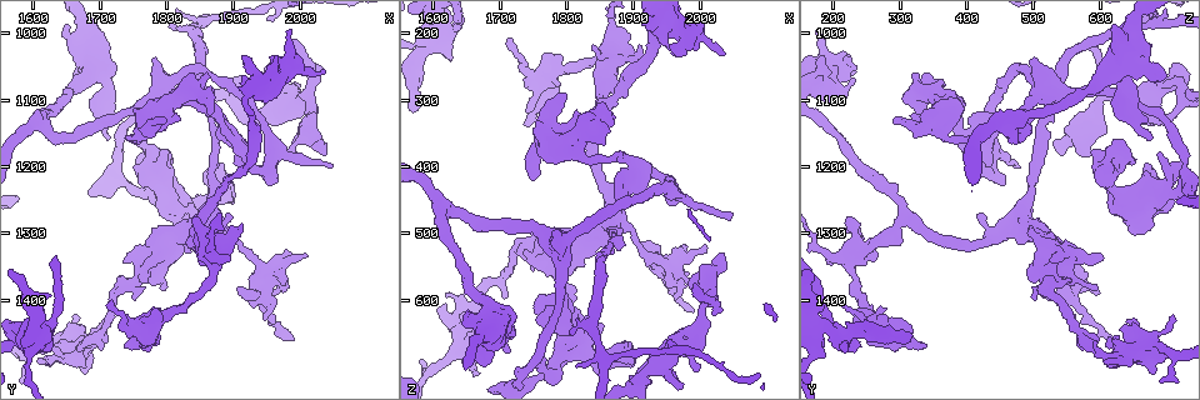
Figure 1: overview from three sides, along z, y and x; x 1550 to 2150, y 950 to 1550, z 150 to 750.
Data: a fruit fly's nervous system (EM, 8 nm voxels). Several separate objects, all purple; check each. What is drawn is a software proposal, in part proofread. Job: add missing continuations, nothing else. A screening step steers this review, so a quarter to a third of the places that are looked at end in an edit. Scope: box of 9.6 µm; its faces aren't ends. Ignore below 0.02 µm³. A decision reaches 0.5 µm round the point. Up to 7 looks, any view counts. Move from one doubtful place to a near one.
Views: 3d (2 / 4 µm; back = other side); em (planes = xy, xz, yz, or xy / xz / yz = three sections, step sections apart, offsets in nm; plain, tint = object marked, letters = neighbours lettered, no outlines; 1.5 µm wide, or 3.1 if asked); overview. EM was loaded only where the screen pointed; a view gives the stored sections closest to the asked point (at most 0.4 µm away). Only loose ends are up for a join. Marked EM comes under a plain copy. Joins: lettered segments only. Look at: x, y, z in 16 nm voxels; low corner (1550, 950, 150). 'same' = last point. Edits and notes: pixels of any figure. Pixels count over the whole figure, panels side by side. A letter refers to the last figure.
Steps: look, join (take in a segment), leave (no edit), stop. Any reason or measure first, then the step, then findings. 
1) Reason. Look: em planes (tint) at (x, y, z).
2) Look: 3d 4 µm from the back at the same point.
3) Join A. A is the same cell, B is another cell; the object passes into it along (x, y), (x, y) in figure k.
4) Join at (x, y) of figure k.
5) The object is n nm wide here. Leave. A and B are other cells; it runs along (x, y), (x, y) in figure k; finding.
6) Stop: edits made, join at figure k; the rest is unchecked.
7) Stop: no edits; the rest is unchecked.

An open end. Look: em planes (tint) at (1905, 1380, 515).

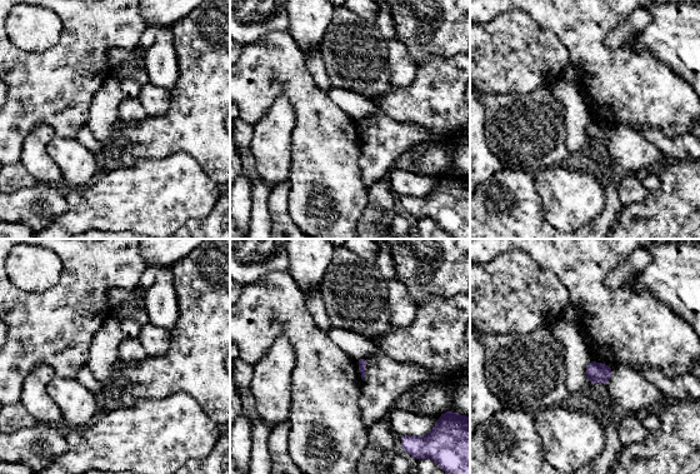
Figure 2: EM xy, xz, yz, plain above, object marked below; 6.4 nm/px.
See the neighbours. Look: em planes (letters) at the same point.

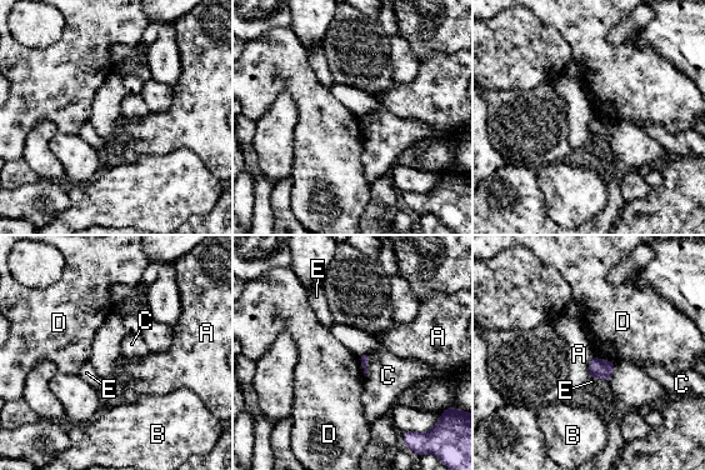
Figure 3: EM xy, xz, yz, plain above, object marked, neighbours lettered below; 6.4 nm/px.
The longest contact is with C, 160 nm. Leave. A, B, C, D and E are other cells; no lettered segment goes on from it.

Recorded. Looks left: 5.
Free end. Look: em planes (letters) at (1625, 1475, 235).

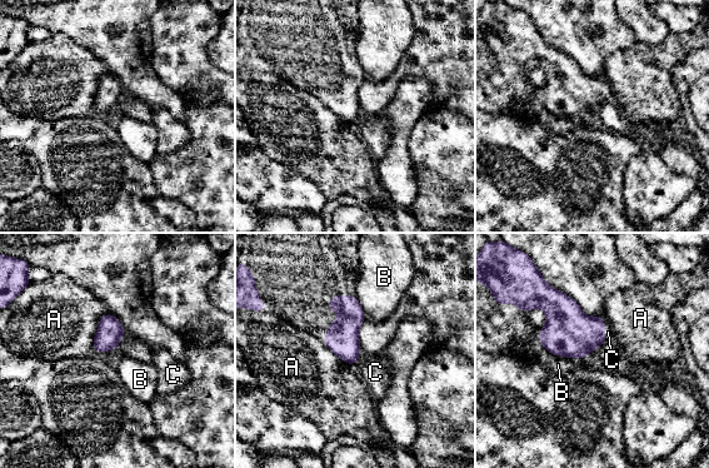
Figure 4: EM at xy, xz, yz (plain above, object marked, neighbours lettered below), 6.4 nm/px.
The object is 170 nm wide here. Join C. C is the same cell, A and B are other cells; the object passes into it along (568, 332), (604, 332), (608, 332) in figure 4; it goes on there.

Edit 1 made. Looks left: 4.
Look: overview.

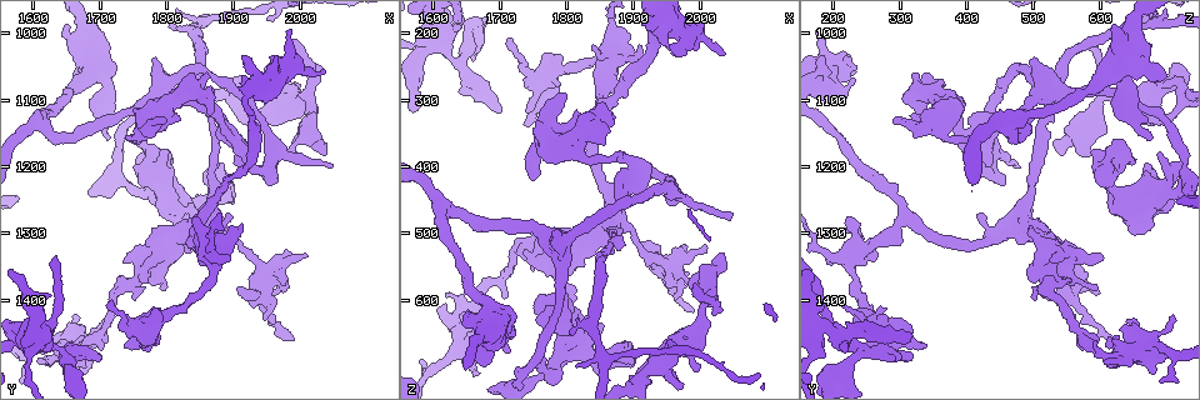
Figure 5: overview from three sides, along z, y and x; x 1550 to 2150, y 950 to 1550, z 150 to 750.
An open end. Look: em xy step 4 (tint) at (2035, 1055, 235).

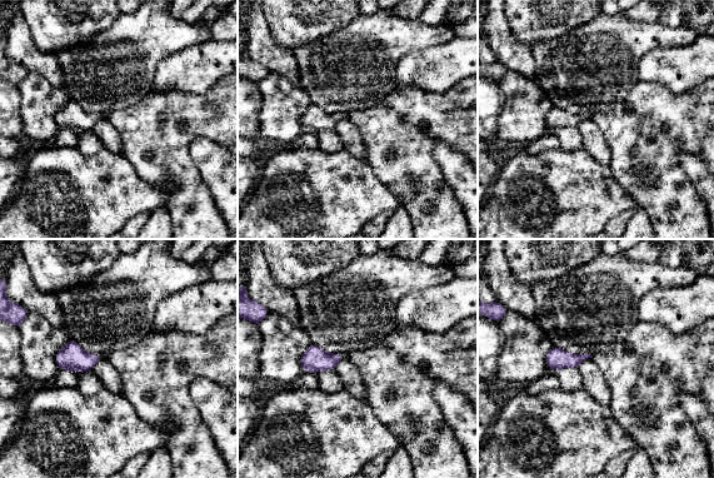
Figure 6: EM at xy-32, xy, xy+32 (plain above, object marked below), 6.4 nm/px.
Cut it another way. Look: em planes (letters) at the same point.

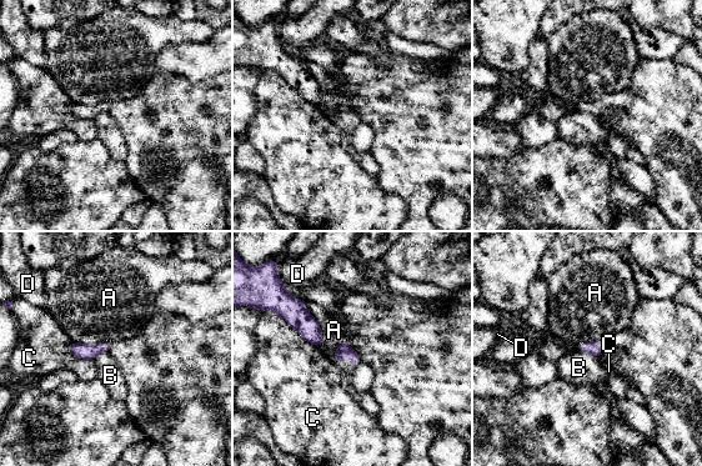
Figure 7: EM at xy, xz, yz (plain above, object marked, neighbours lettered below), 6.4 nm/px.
Leave. A, B, C and D are other cells; a border runs along (305, 304), (321, 330), (320, 346) in figure 7; no lettered segment goes on from it.

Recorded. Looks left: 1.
Stop: edits made, join at figure 4; the rest is unchecked.

